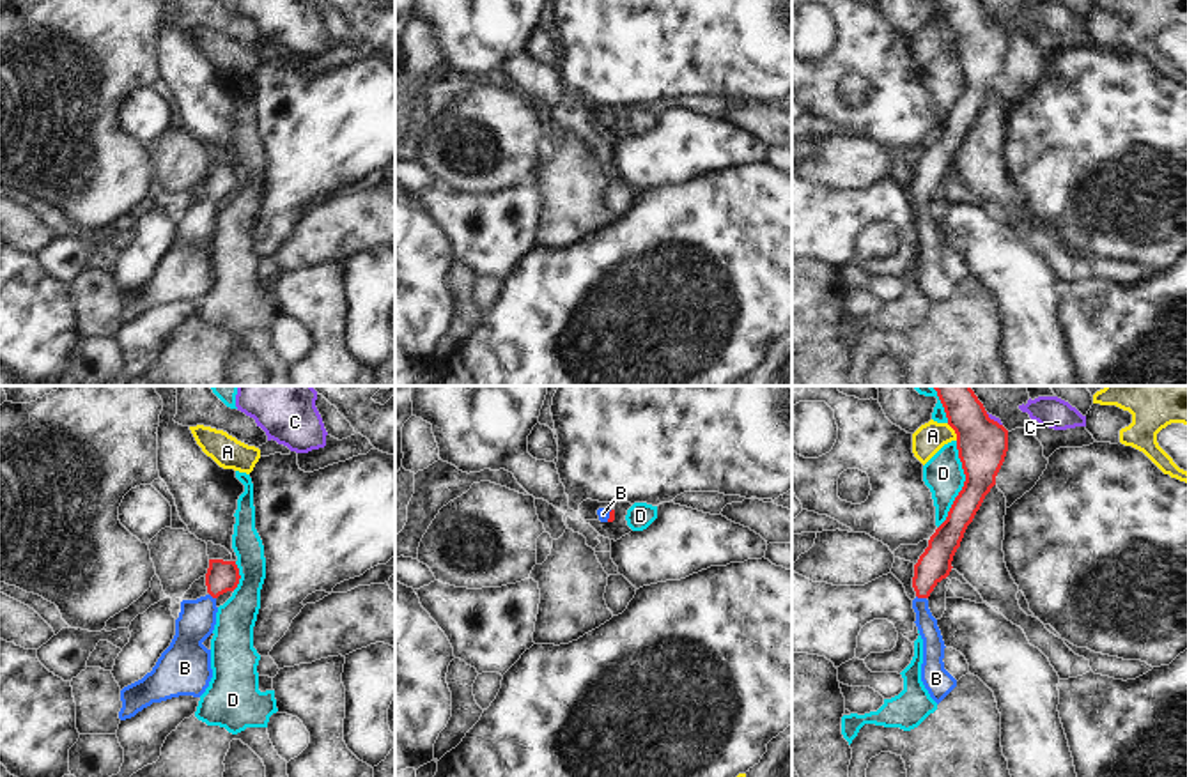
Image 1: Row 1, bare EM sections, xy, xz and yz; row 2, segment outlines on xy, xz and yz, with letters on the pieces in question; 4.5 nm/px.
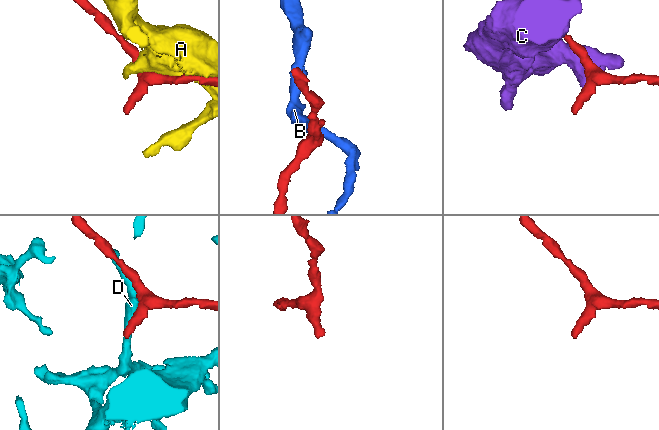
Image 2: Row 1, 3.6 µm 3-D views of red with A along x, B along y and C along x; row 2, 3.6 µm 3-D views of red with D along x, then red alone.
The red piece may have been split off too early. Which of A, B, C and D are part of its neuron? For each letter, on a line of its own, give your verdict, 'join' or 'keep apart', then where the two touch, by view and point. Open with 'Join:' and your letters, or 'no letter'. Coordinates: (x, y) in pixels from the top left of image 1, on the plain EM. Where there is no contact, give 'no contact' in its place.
Join: B
A: keep apart; meets red in yz at (955, 36)
B: join; meets red in yz at (922, 200)
C: keep apart; meets red in yz at (993, 23)
D: keep apart; meets red in yz at (964, 89)

